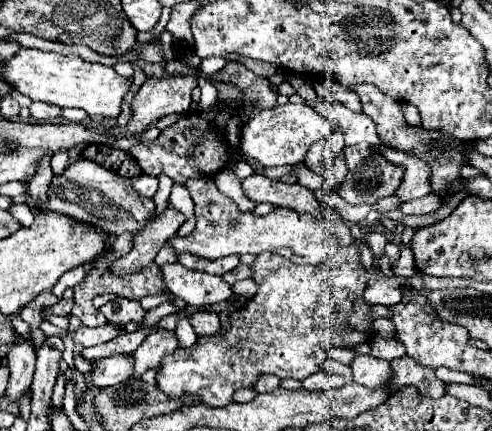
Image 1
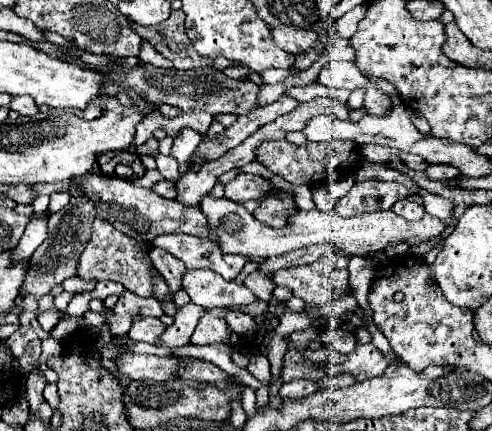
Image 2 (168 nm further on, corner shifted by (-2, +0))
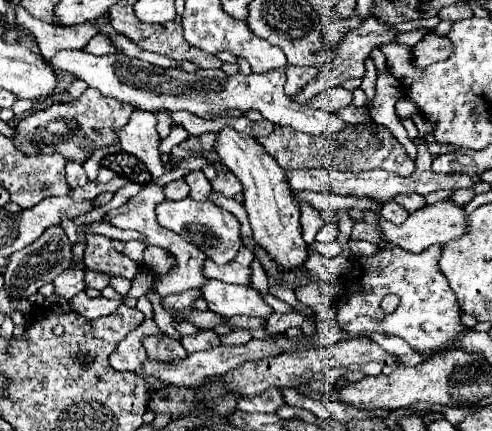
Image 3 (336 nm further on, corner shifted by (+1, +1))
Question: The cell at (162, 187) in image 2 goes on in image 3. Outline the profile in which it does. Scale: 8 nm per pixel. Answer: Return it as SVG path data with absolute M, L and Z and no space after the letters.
M173 180L165 184L165 198L167 200L181 200L189 196L189 186L185 180Z

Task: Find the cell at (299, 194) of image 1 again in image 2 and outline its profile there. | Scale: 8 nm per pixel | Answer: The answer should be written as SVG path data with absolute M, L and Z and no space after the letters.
M238 173L232 181L228 181L224 185L224 195L230 201L236 203L244 203L248 199L260 199L268 193L270 183L258 175L250 175L250 173Z

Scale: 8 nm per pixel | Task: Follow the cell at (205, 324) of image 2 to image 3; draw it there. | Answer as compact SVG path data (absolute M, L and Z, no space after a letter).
M199 330L197 334L183 336L183 338L181 338L181 344L183 344L183 348L191 354L191 352L215 348L215 346L221 344L221 340L219 340L219 334L217 334L215 330Z

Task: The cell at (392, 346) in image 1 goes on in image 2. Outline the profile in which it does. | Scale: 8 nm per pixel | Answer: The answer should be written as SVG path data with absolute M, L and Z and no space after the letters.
M368 343L368 345L356 345L356 349L340 365L340 371L352 373L356 381L362 381L370 377L380 377L386 367L388 367L388 361L372 343Z

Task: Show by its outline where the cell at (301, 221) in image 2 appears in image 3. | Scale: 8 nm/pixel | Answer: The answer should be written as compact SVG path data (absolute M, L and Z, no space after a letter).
M441 200L437 204L423 206L417 212L409 214L409 218L403 224L391 224L387 220L381 220L379 232L381 232L381 242L397 244L407 252L423 252L431 244L447 244L449 240L459 238L465 232L465 214L463 214L463 208L457 206L455 202Z

